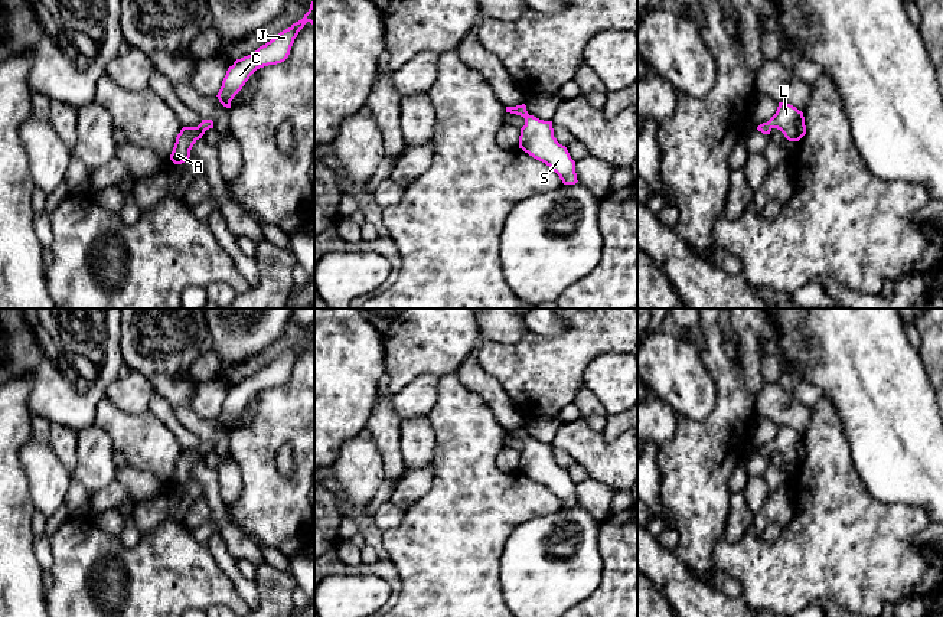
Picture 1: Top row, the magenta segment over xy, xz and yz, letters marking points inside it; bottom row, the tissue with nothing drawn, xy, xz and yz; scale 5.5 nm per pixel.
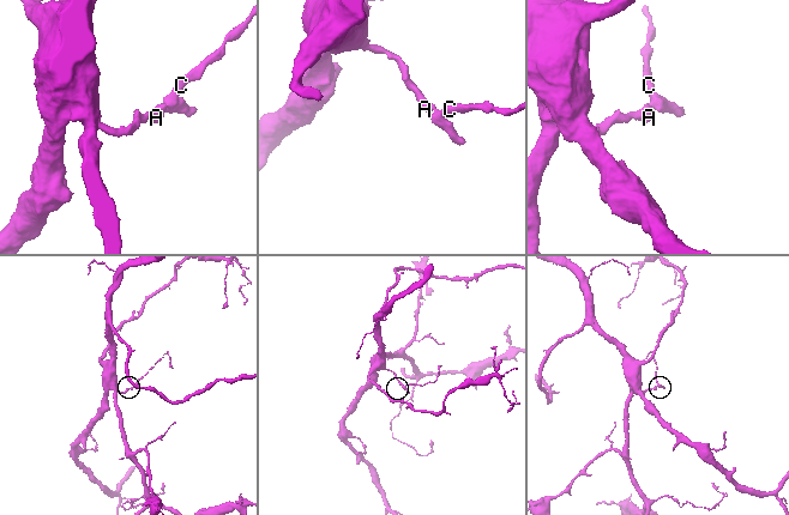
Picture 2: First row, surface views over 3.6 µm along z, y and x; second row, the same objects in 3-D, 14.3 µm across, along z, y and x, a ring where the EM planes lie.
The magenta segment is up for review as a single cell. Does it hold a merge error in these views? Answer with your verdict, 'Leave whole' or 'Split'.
Leave whole

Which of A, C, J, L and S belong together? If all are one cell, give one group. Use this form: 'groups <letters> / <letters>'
groups A C J L S

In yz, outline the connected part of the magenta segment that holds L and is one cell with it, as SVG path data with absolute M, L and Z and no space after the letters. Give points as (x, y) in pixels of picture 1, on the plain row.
M779 425L776 437L757 450L763 457L770 457L773 451L780 453L789 464L799 464L806 457L803 435L790 427Z

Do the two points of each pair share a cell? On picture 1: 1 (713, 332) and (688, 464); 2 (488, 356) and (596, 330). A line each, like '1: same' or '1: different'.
1: same
2: same

